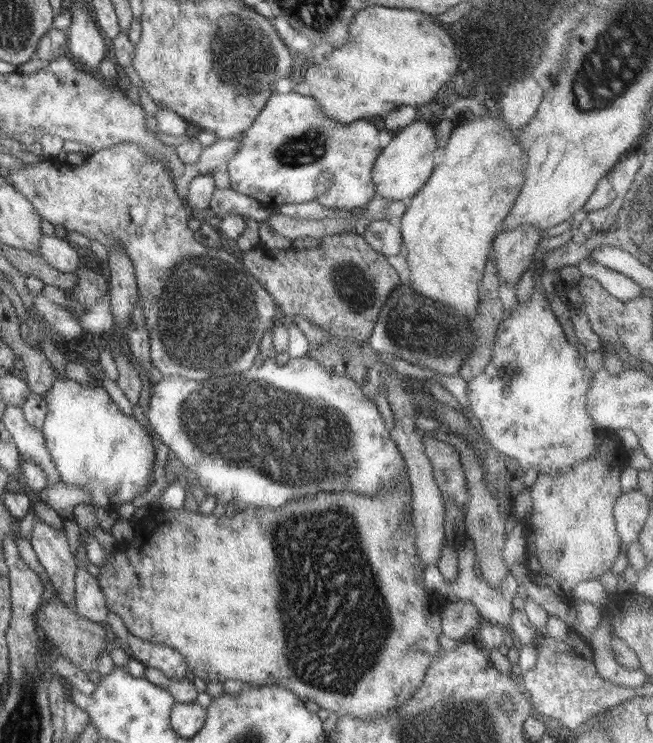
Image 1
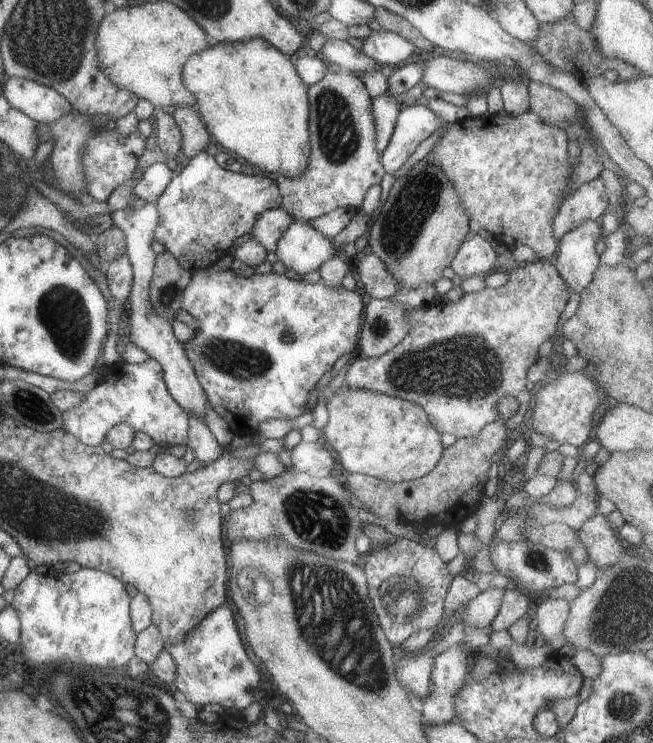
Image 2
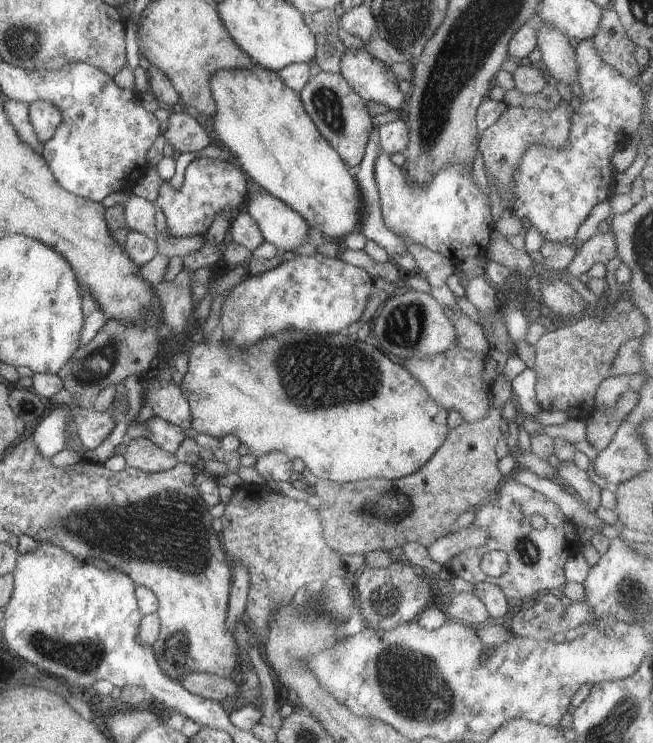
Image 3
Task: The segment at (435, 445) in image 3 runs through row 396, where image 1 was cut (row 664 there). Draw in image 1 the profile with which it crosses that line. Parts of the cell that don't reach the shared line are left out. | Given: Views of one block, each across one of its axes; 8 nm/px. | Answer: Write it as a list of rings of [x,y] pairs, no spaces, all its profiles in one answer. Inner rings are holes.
[[[390,483],[385,486],[379,493],[375,495],[365,495],[362,493],[357,493],[354,491],[330,491],[330,492],[317,492],[316,494],[304,494],[304,496],[295,496],[290,498],[290,502],[281,506],[280,508],[261,508],[258,506],[243,506],[240,513],[236,513],[232,518],[224,515],[218,516],[212,513],[203,514],[192,512],[187,509],[170,509],[170,510],[160,510],[159,508],[152,508],[150,516],[148,516],[148,522],[144,526],[144,540],[140,536],[136,536],[138,540],[132,540],[129,543],[128,551],[120,550],[120,552],[112,553],[112,557],[109,556],[106,564],[100,566],[100,576],[97,577],[99,580],[100,588],[106,597],[106,606],[109,612],[117,614],[124,621],[126,628],[131,632],[132,635],[141,638],[142,640],[148,640],[154,644],[161,644],[162,646],[168,646],[174,648],[178,652],[182,653],[184,657],[184,662],[188,667],[188,670],[192,672],[195,676],[198,676],[200,680],[204,682],[214,682],[214,683],[224,683],[225,680],[241,680],[245,684],[257,685],[257,686],[280,686],[290,689],[296,696],[299,696],[303,700],[313,701],[318,704],[318,706],[325,708],[328,712],[337,714],[338,717],[351,716],[352,718],[359,718],[360,720],[369,720],[369,718],[380,718],[383,714],[387,714],[389,710],[401,706],[405,700],[408,700],[418,688],[421,687],[423,678],[427,673],[428,667],[433,663],[433,660],[437,658],[436,652],[441,650],[440,643],[438,642],[438,637],[443,635],[441,629],[441,616],[434,607],[434,600],[432,592],[425,589],[424,586],[424,573],[427,567],[421,556],[418,554],[418,549],[415,547],[415,524],[412,521],[413,515],[409,511],[411,506],[411,496],[409,495],[409,486],[406,483]],[[290,518],[292,518],[292,550],[290,550]],[[358,566],[366,566],[370,572],[354,572]]]

